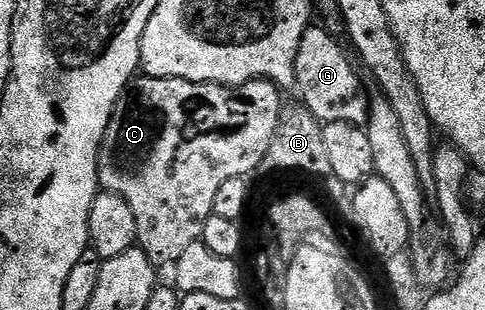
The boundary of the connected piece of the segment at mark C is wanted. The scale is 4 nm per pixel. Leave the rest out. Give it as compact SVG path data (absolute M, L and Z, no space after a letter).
M134 77L118 100L97 157L97 181L102 191L117 194L135 212L137 246L158 267L176 264L179 256L201 241L206 220L215 213L217 197L236 178L262 169L283 109L282 91L262 80L242 86L192 82L182 78Z

